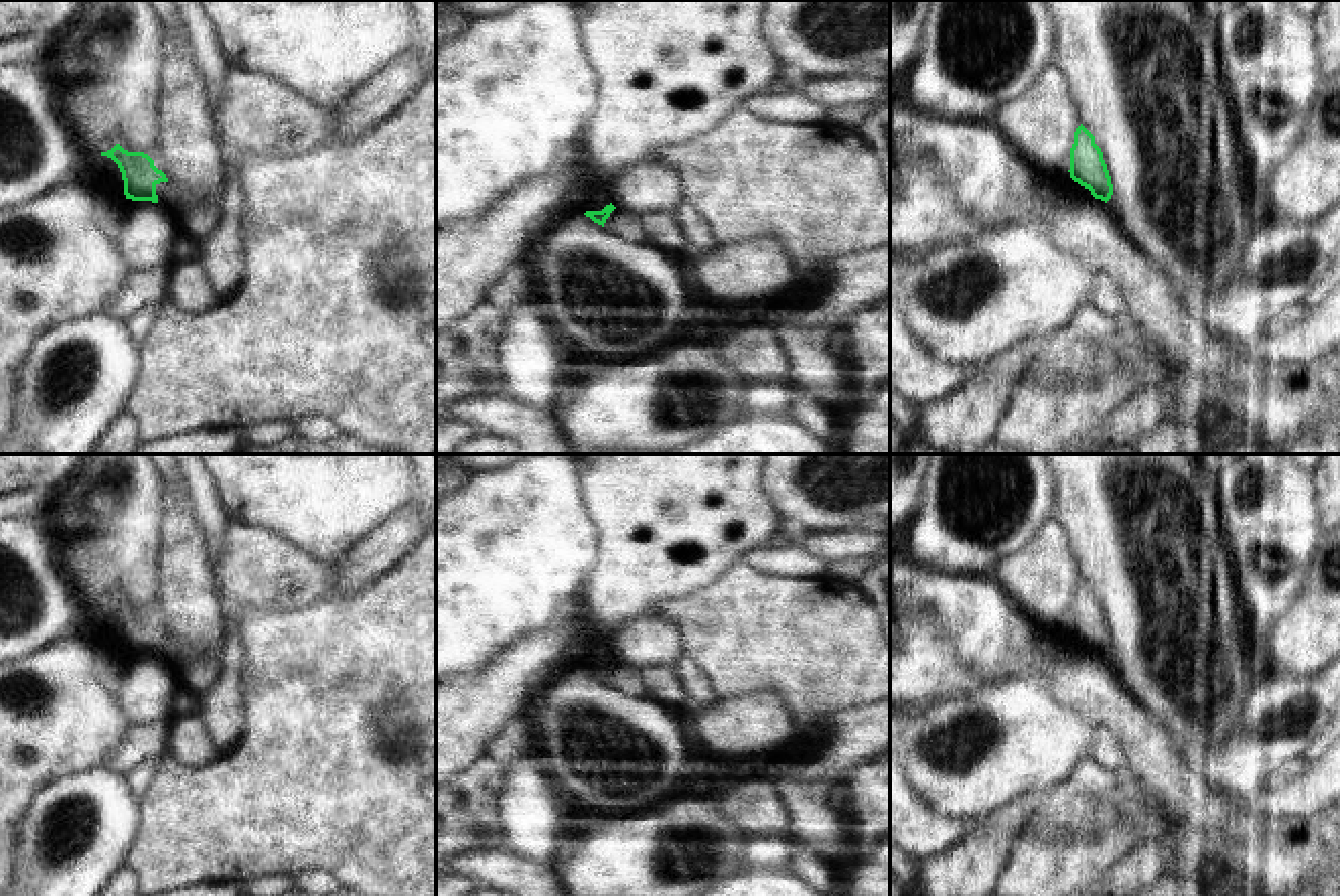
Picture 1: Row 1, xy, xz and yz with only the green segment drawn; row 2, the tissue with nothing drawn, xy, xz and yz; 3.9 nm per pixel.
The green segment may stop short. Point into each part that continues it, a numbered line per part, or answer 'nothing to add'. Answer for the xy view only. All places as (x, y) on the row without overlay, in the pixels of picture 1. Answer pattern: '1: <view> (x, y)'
nothing to add

